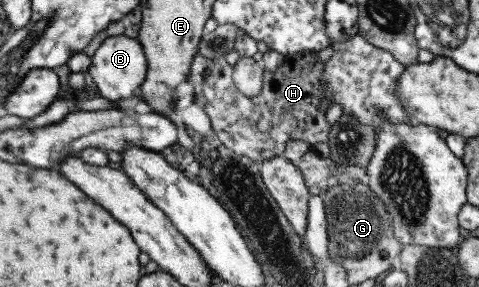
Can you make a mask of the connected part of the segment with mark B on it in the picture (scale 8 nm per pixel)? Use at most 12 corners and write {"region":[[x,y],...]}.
{"region":[[104,38],[87,69],[97,96],[129,99],[145,78],[141,44]]}

